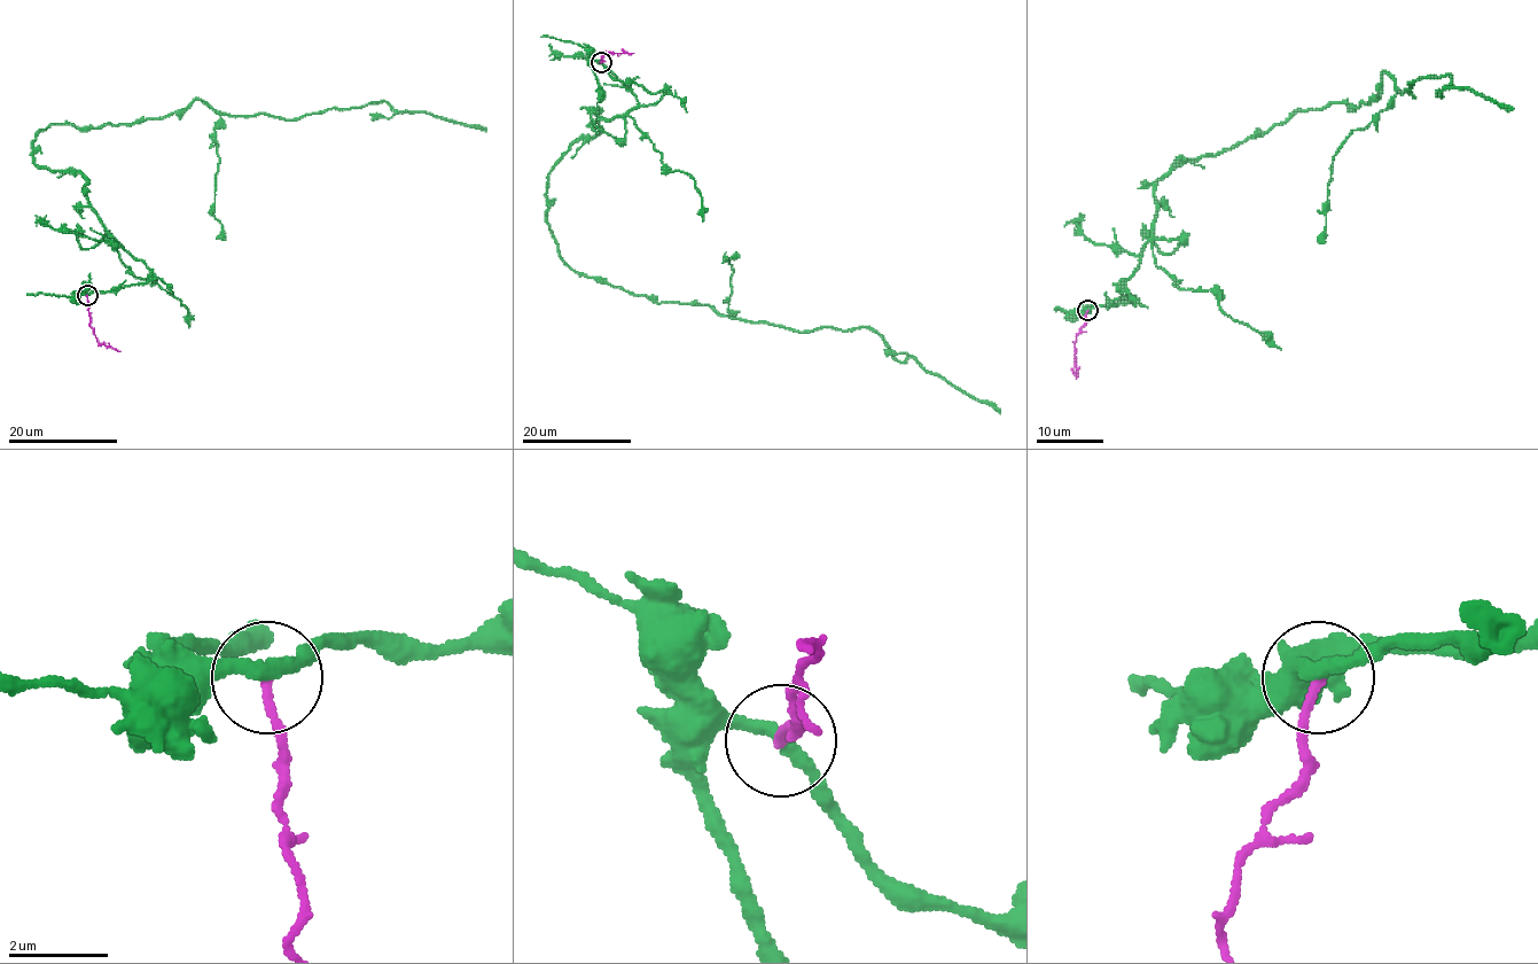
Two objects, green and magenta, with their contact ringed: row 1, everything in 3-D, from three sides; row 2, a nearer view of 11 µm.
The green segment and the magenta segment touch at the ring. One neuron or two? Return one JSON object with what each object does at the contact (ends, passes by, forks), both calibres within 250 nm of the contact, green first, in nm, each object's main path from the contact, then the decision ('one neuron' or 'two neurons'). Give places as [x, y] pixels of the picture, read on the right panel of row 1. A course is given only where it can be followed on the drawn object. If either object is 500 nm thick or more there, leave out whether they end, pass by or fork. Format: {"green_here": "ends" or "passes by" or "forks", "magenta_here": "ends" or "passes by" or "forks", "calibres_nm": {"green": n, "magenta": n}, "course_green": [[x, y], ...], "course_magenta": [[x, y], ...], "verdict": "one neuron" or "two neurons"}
{"green_here": "passes by", "magenta_here": "ends", "calibres_nm": {"green": 280, "magenta": 160}, "course_green": [[1087, 310], [1124, 296], [1178, 162], [1374, 101], [1384, 74], [1414, 96], [1408, 83], [1449, 75], [1514, 108]], "course_magenta": [[1087, 310], [1075, 341], [1076, 378]], "verdict": "two neurons"}

